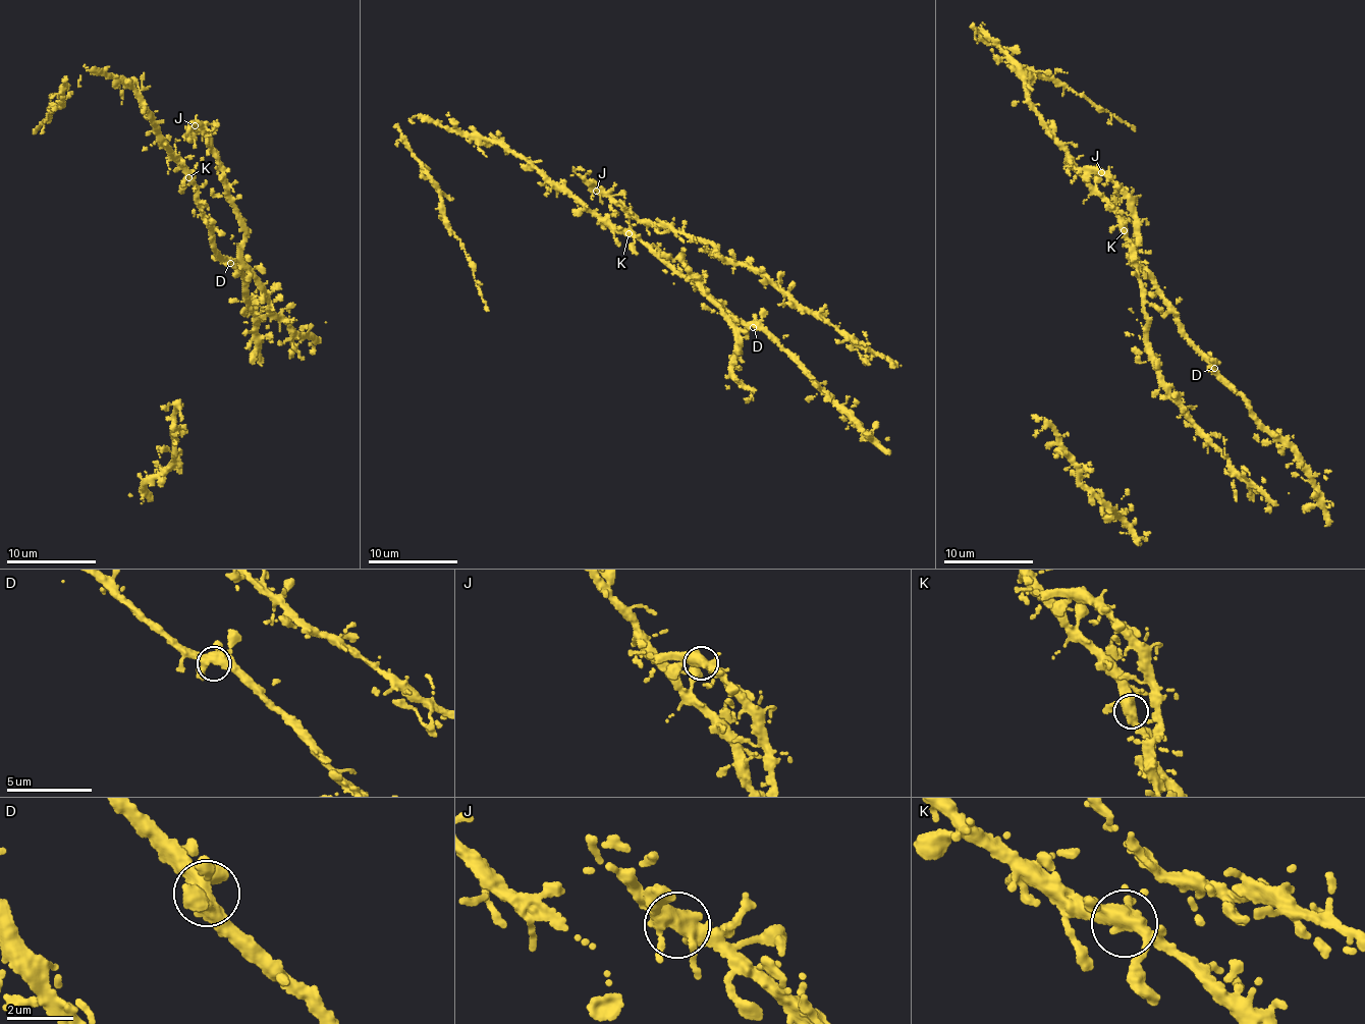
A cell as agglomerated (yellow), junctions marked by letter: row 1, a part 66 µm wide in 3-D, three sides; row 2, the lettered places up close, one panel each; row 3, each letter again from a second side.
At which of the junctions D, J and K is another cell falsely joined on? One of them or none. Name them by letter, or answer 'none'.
none

